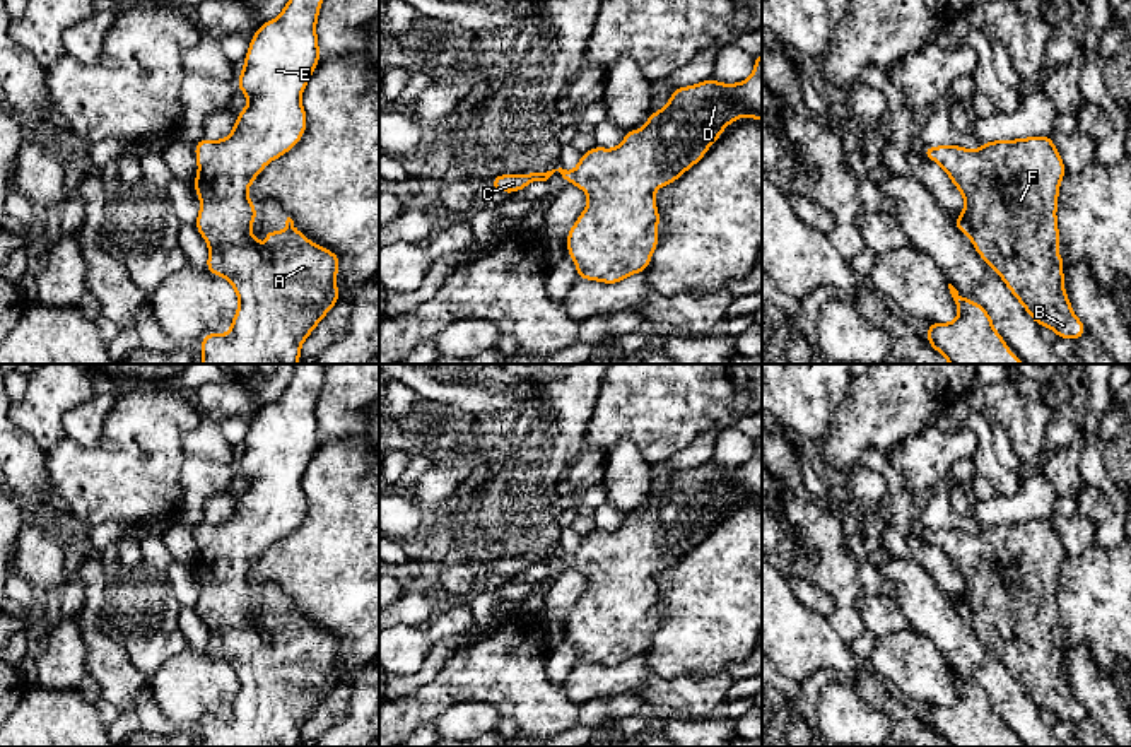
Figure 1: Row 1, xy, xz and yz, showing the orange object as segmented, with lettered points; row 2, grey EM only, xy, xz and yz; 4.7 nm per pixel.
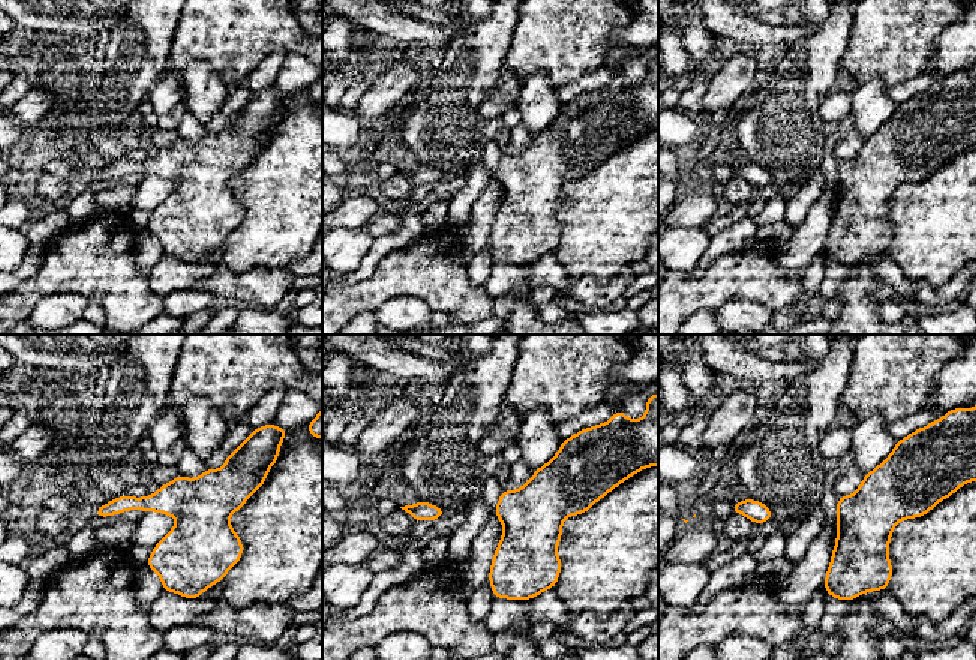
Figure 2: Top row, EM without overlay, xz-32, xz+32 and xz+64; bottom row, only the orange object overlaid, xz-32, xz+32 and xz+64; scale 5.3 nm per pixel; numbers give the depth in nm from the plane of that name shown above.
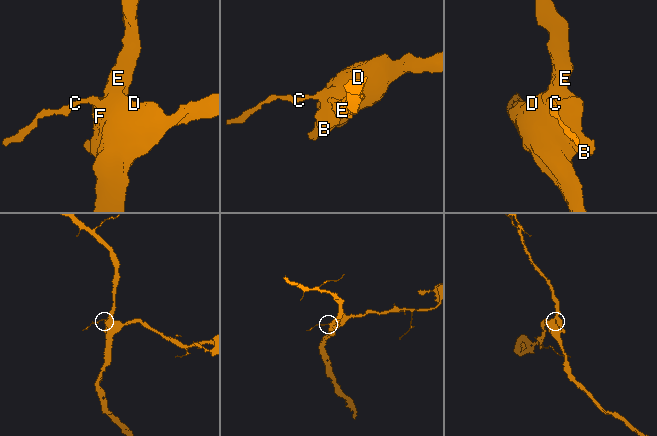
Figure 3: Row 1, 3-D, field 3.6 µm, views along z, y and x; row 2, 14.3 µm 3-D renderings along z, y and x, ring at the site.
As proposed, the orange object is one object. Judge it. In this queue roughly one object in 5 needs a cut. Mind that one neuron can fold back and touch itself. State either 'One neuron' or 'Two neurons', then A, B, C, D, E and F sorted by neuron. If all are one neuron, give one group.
One neuron. Groups: A B C D E F

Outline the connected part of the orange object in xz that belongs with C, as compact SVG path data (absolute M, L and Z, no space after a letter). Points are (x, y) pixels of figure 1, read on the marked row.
M762 55L753 56L755 67L748 79L738 84L719 84L712 77L689 87L677 87L668 104L648 116L644 128L627 132L617 149L593 147L581 154L574 171L552 169L530 174L499 174L492 190L514 193L531 181L547 181L555 171L567 183L586 191L589 200L567 234L567 253L572 256L577 279L617 284L651 263L659 243L656 231L659 212L654 191L678 179L697 164L723 130L735 120L750 116L762 121Z

